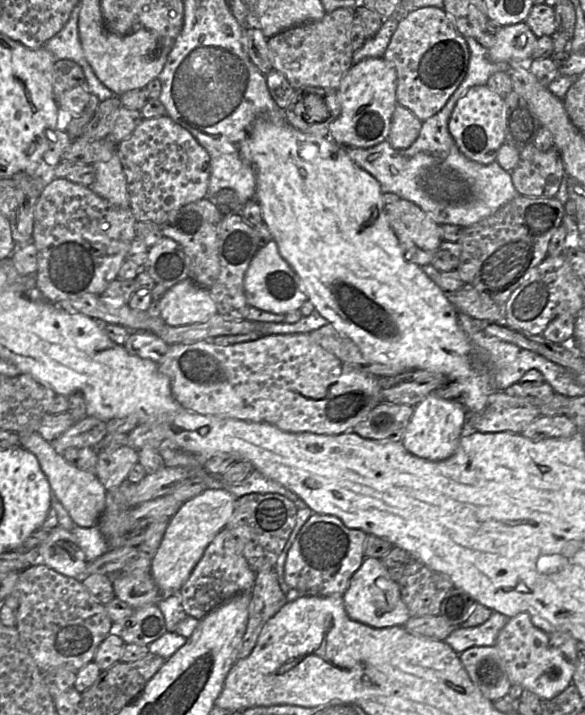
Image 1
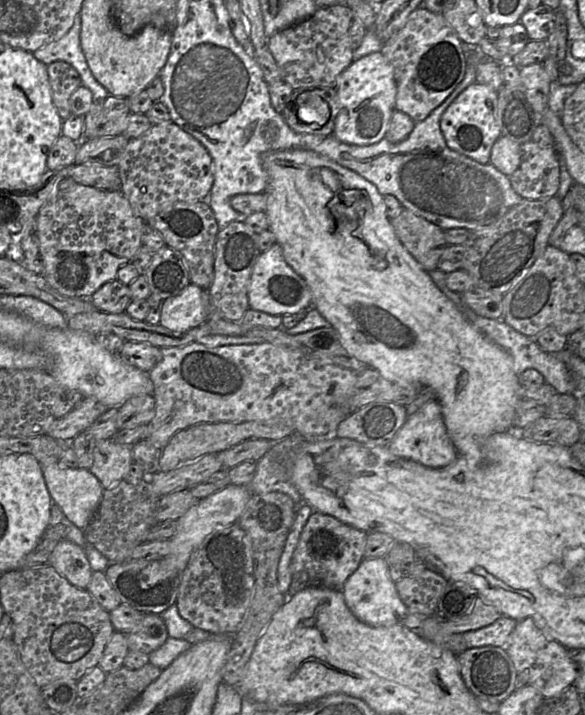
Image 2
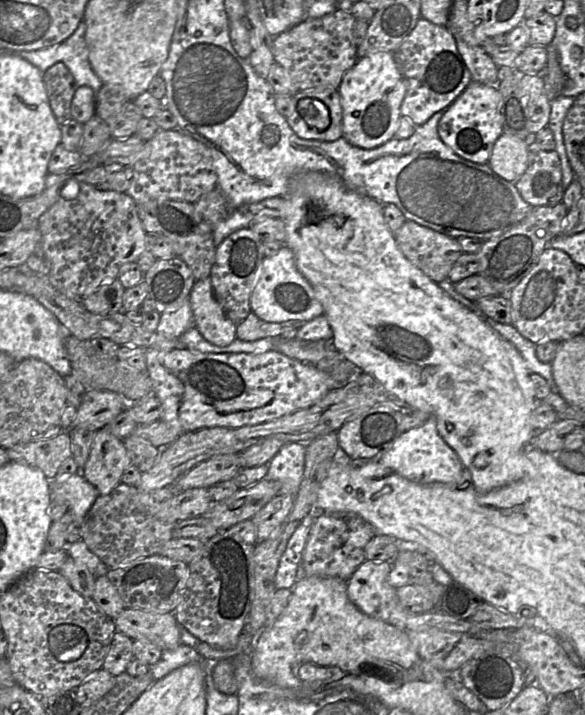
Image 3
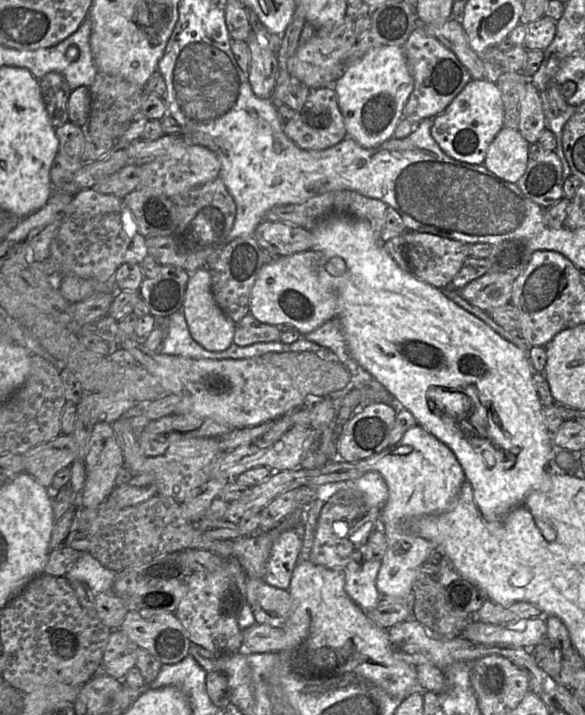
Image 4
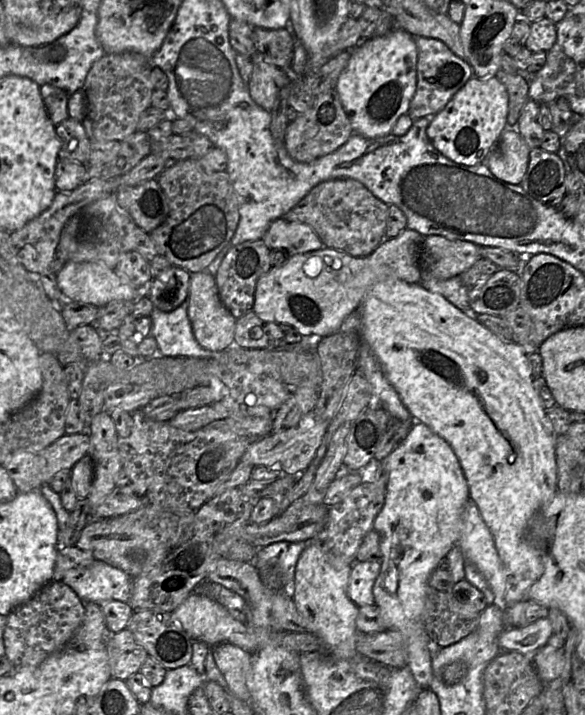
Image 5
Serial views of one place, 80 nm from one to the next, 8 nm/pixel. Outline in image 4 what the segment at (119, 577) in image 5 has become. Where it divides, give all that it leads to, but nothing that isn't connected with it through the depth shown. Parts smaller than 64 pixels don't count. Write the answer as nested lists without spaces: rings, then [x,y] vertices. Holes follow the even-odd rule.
[[[83,551],[80,557],[69,567],[65,577],[69,582],[85,582],[95,594],[113,591],[113,582],[117,572],[103,566],[88,551]]]

